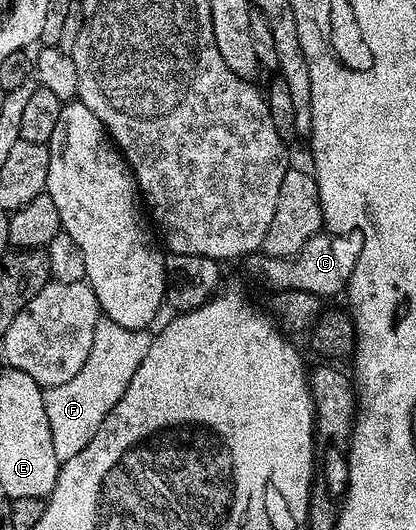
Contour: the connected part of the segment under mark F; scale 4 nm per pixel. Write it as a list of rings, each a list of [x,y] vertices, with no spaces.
[[[102,317],[95,328],[95,340],[83,368],[79,368],[67,384],[50,386],[44,391],[51,441],[60,463],[71,460],[71,456],[79,456],[79,452],[91,444],[107,412],[111,412],[123,392],[127,392],[127,384],[131,384],[131,376],[135,376],[135,368],[139,368],[143,356],[147,356],[151,341],[147,335],[145,330],[128,330],[110,318]]]

